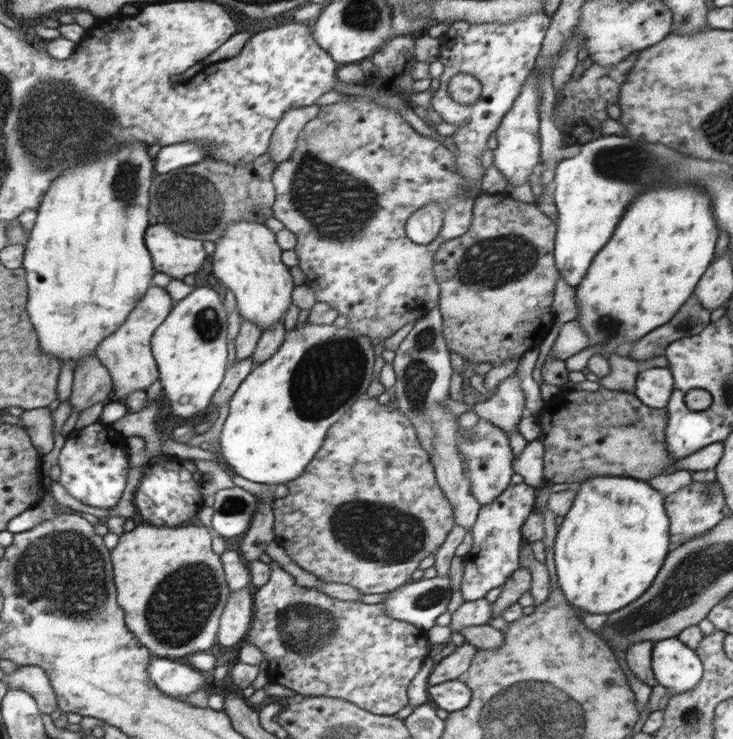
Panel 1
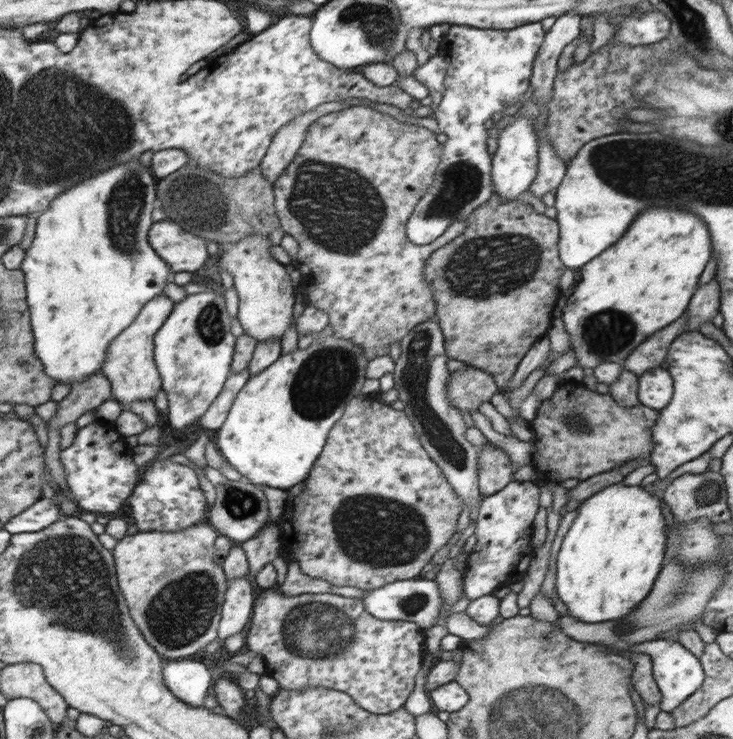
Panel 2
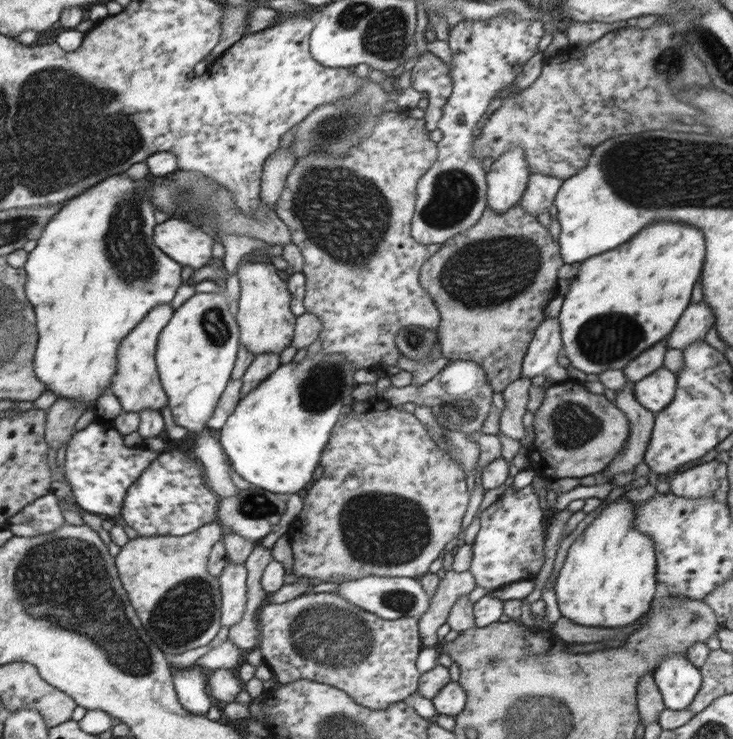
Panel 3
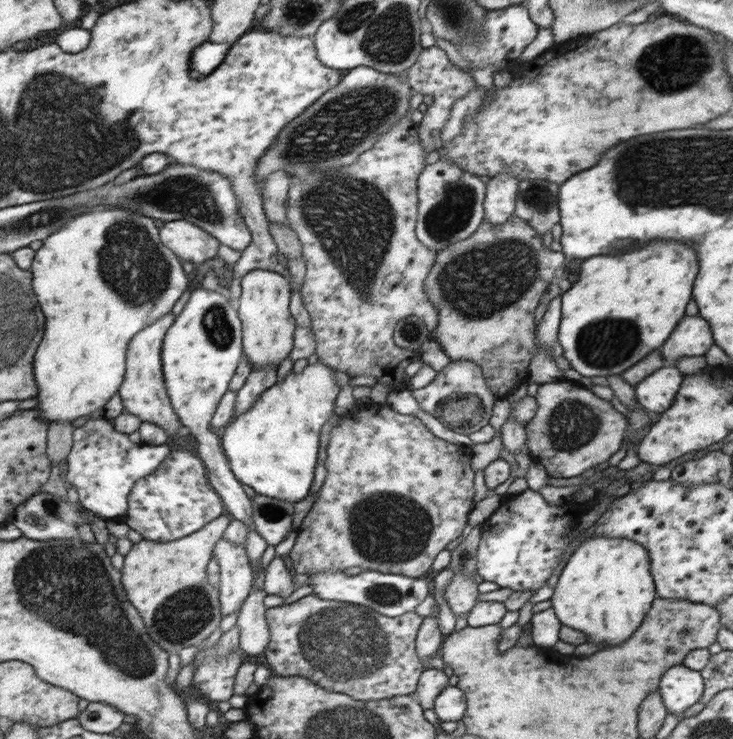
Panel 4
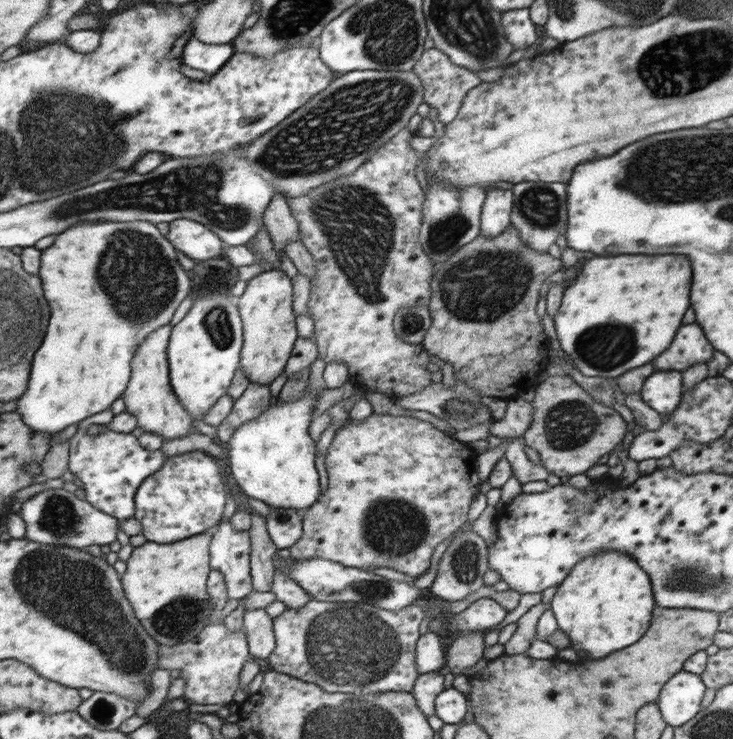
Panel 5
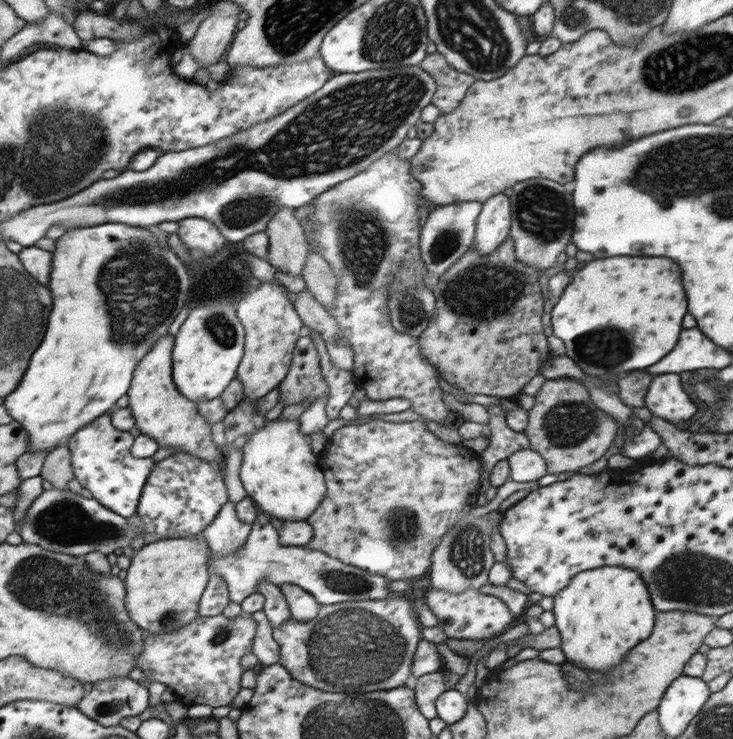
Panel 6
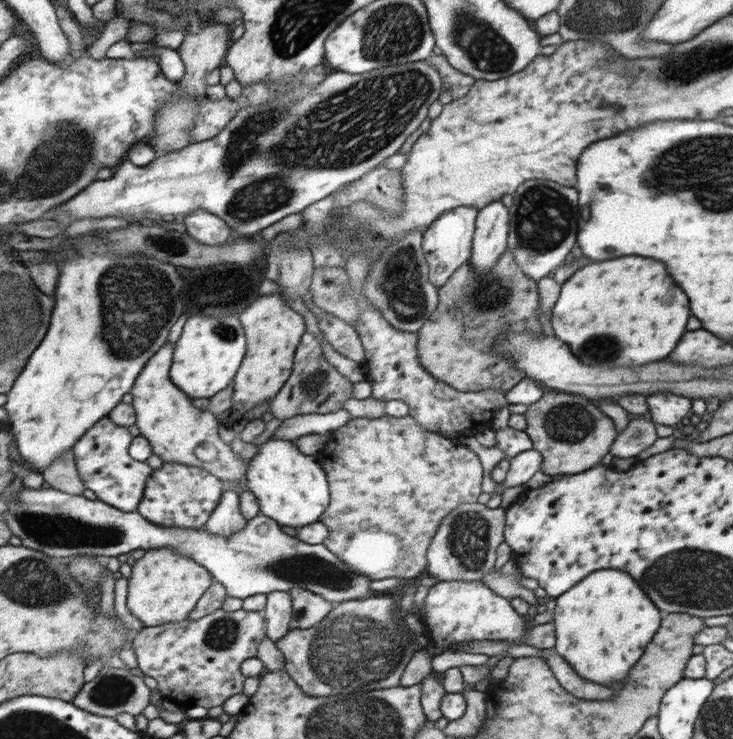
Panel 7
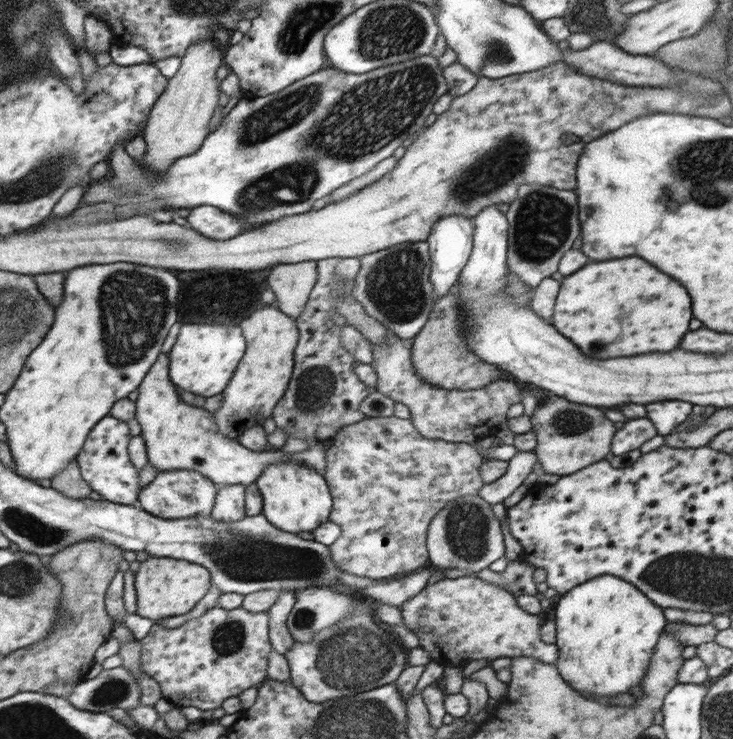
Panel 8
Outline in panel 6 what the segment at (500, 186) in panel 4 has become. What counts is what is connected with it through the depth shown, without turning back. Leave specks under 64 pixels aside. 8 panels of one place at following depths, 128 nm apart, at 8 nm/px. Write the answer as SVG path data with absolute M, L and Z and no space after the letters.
M506 192L483 202L472 247L482 256L496 251L510 232L510 224L513 224L510 218L513 218L513 214L510 214L510 200L506 198Z

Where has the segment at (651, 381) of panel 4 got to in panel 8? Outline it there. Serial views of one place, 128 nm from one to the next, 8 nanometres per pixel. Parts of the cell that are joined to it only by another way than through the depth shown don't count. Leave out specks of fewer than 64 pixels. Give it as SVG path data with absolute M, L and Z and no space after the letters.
M666 400L666 402L654 402L648 404L646 408L650 408L650 420L654 420L654 424L658 424L658 434L666 436L670 434L678 424L682 424L688 414L692 412L692 404L690 402L680 402L680 400Z

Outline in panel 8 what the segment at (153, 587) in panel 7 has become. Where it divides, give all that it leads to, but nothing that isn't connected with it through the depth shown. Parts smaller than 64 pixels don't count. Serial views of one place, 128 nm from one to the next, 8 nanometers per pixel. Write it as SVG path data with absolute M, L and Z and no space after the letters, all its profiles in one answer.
M149 556L140 562L135 573L136 613L150 618L155 624L168 617L186 615L208 594L212 583L212 574L202 565L190 564L187 560Z

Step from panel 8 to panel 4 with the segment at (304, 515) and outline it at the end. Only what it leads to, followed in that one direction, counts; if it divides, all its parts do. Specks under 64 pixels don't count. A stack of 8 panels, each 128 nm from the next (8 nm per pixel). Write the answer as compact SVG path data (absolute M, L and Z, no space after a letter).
M310 364L301 374L293 372L268 388L264 394L254 402L254 407L245 414L238 415L228 426L223 428L222 440L229 463L233 465L234 476L242 484L254 489L258 495L286 500L296 503L308 496L312 480L314 480L314 466L318 458L318 444L320 444L320 428L332 417L334 398L341 391L340 386L334 381L333 370L328 365Z

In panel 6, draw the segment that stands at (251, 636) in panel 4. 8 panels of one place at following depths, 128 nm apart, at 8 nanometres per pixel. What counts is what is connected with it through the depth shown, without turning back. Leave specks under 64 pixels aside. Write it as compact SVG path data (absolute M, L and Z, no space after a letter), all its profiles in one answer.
M264 610L251 614L256 620L257 636L254 636L254 654L258 659L258 663L264 664L266 667L279 662L280 646L274 640L273 629L265 615Z

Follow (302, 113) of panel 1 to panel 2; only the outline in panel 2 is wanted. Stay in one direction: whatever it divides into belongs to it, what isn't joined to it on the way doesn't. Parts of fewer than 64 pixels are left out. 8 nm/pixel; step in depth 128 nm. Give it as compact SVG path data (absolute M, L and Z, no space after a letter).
M342 101L330 102L322 104L316 110L306 112L294 120L290 120L289 124L280 128L280 131L274 136L272 146L268 150L268 154L262 159L260 168L265 174L266 180L275 184L278 176L282 174L283 170L292 160L296 158L298 150L305 142L306 132L310 125L321 116L330 114L332 112L340 112L346 110L349 105L342 103Z

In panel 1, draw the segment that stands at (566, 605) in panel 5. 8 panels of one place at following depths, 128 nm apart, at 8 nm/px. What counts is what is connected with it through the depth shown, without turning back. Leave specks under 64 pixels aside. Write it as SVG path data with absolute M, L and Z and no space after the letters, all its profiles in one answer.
M598 475L591 476L588 481L584 483L576 484L578 486L578 492L574 496L572 506L570 510L565 514L560 529L557 530L554 543L554 562L556 568L556 574L558 579L559 588L562 590L566 600L580 608L580 610L586 610L590 613L600 613L609 615L612 612L620 611L624 607L628 607L630 602L634 603L640 599L649 587L652 586L653 581L660 574L662 564L665 564L666 554L668 554L668 544L672 540L671 536L668 536L668 517L664 510L664 498L652 490L650 486L644 481L634 479L633 477L624 476L612 476L612 475Z

